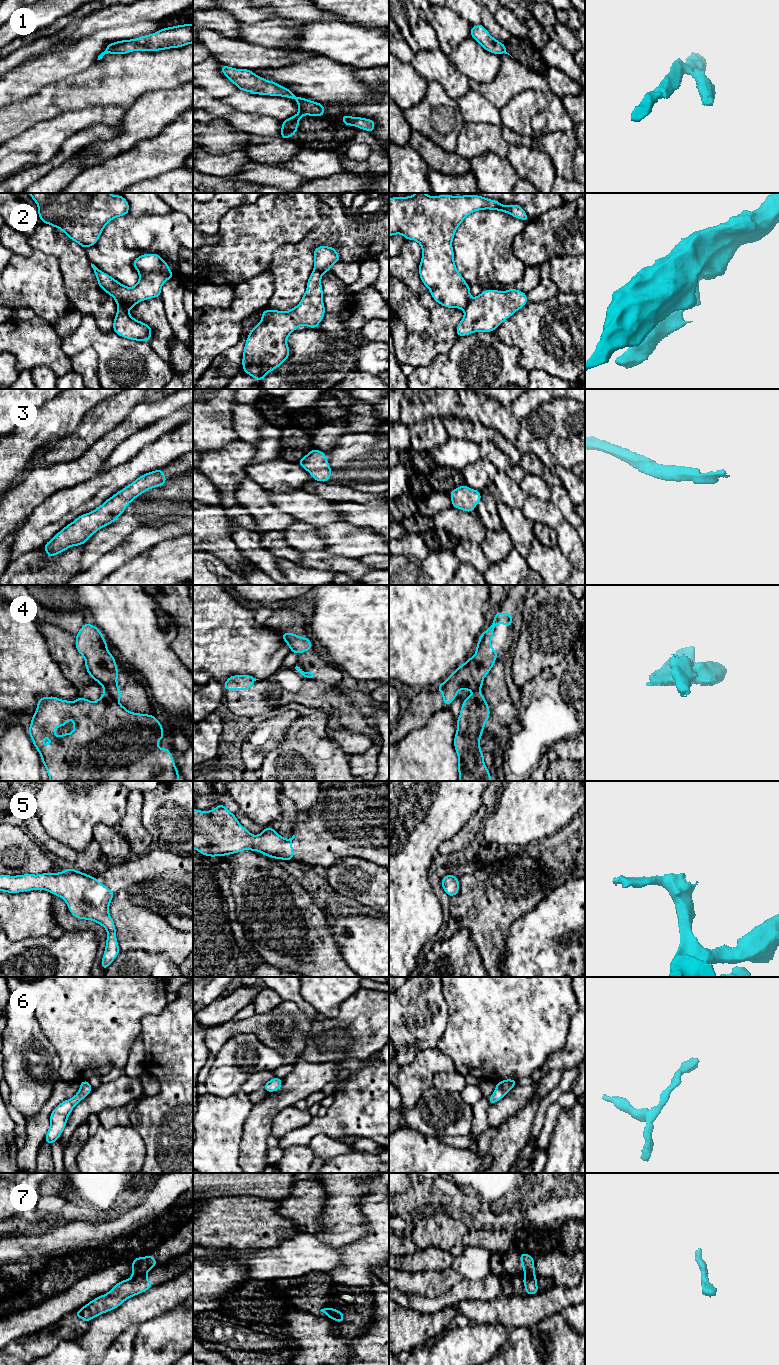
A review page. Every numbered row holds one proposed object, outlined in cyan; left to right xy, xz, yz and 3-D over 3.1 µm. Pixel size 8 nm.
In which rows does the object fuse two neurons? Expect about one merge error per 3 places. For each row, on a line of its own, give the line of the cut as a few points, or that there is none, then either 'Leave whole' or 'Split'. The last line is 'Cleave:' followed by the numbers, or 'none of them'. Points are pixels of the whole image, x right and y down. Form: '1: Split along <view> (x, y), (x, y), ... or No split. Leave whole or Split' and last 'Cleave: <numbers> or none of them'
1: Split along xz (300, 110), (307, 114). Split
2: Split along xy (117, 304), (127, 310). Split
3: No split. Leave whole
4: Split along xy (105, 692), (108, 692), (116, 700). Split
5: No split. Leave whole
6: No split. Leave whole
7: No split. Leave whole
Cleave: 1, 2, 4

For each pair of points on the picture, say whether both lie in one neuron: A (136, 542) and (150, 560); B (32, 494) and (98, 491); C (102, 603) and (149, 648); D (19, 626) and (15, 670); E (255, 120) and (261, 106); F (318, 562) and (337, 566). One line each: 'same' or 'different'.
A: different
B: different
C: same
D: same
E: different
F: same

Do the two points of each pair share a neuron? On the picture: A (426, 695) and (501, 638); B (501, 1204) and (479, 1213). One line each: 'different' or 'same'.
A: same
B: same

